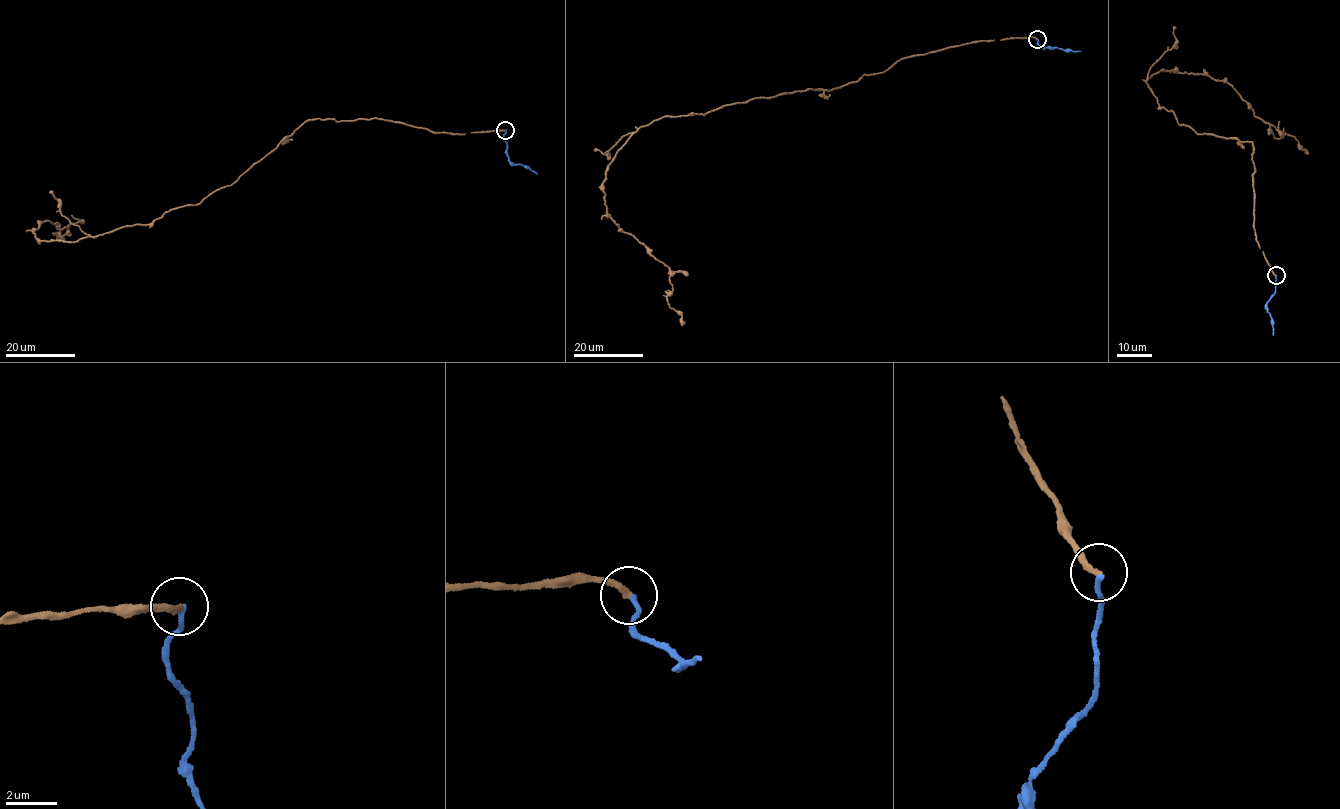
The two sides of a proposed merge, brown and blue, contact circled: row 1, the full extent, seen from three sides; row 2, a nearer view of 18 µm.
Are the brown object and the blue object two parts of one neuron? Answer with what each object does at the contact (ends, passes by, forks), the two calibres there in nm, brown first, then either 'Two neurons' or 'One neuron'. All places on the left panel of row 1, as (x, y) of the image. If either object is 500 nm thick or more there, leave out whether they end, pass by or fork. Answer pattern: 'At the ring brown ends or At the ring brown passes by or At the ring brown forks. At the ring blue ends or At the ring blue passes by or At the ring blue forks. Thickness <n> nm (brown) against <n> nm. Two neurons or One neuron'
At the ring brown ends. At the ring blue ends. Thickness 240 nm (brown) against 190 nm. Two neurons

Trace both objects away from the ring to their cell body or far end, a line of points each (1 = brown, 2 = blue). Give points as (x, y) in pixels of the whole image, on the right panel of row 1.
1: (1276, 275), (1253, 225), (1252, 141), (1179, 124), (1145, 80), (1168, 70), (1226, 82), (1307, 154)
2: (1276, 275), (1275, 293), (1268, 302), (1267, 310), (1272, 320), (1273, 335)

